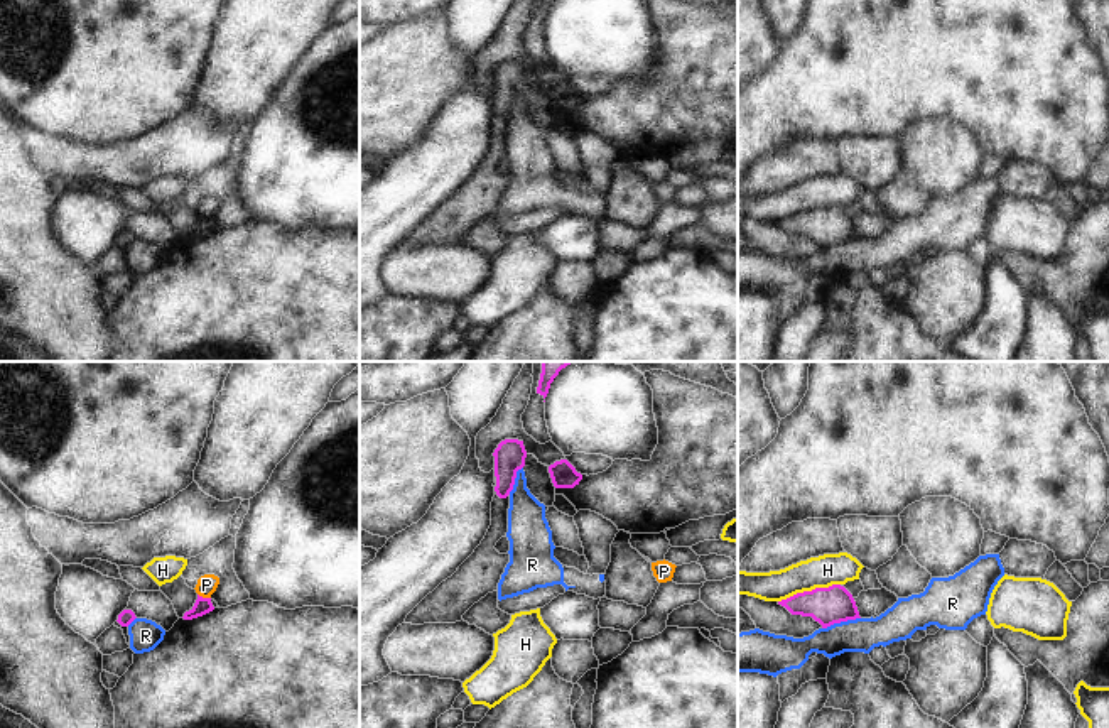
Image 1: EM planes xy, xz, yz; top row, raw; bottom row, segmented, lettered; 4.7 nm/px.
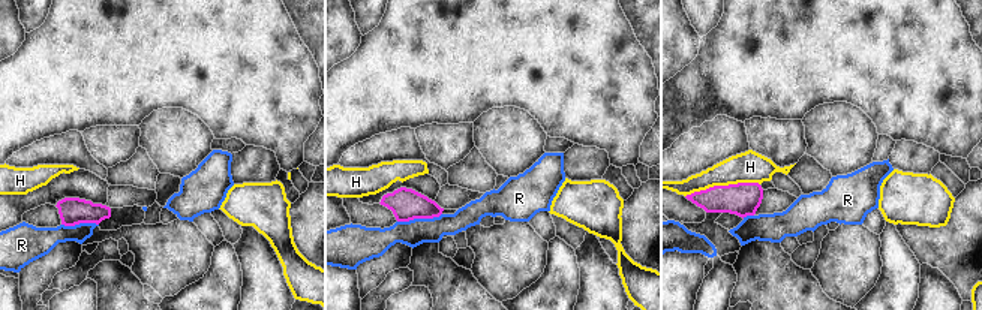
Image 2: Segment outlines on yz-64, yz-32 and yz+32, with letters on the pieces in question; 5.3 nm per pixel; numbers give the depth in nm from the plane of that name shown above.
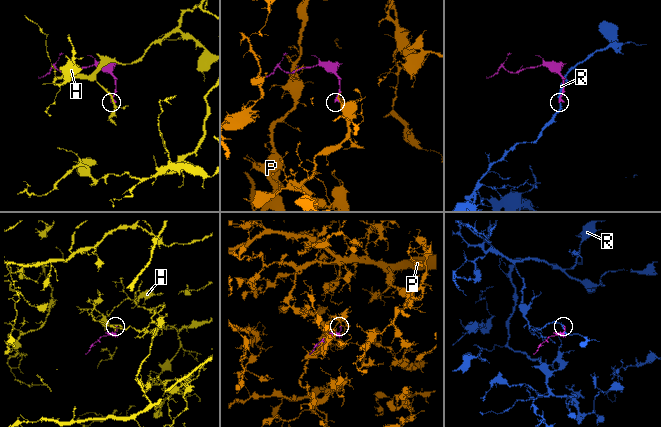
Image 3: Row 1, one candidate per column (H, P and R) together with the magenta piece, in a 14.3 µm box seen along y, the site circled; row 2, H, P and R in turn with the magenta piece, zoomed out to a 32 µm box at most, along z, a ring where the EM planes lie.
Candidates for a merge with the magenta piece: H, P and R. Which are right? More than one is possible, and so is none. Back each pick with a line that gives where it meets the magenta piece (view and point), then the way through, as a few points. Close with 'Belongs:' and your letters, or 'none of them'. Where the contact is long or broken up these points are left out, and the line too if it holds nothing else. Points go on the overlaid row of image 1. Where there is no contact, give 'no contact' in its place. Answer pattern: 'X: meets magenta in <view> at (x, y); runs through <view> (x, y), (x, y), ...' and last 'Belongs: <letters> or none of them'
Belongs: none of them

